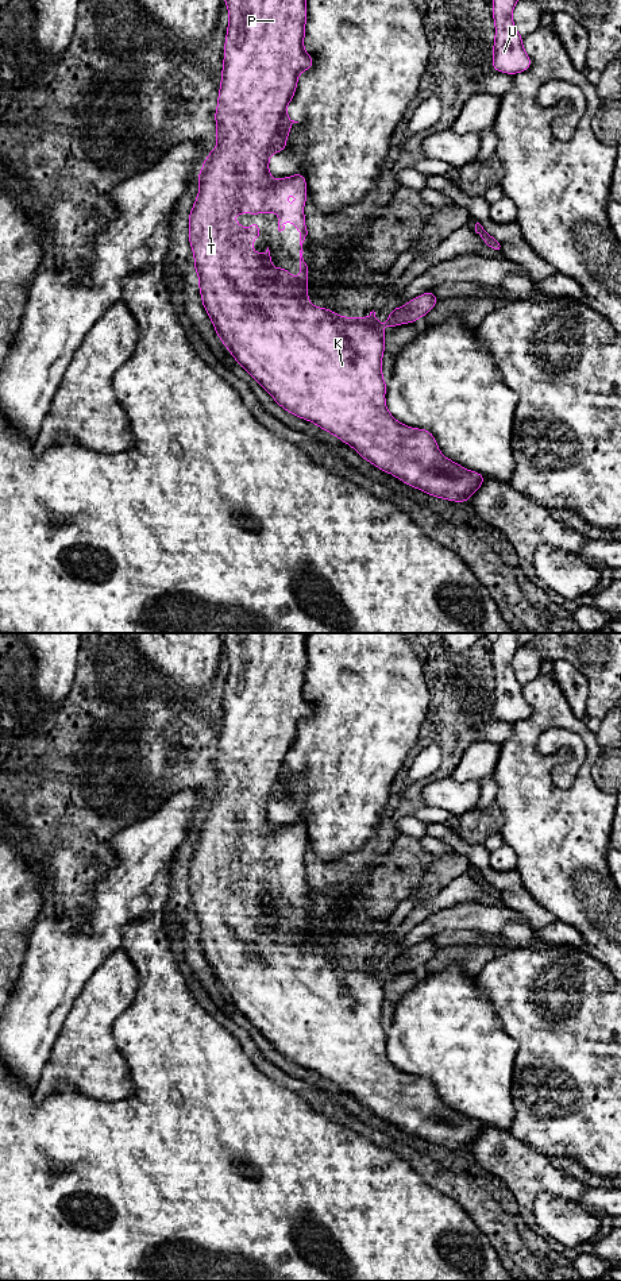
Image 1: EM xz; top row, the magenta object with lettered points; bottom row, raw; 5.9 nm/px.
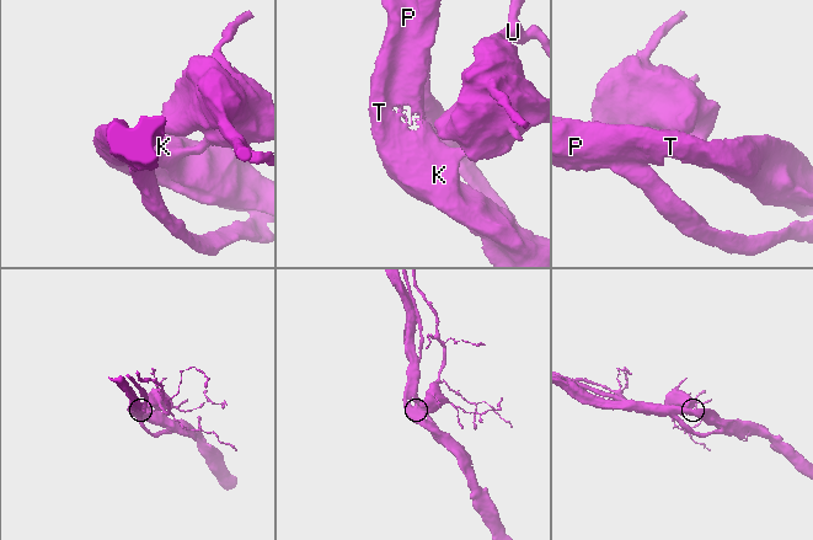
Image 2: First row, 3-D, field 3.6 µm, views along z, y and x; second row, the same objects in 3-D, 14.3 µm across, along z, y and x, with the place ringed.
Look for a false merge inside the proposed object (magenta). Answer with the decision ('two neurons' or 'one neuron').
one neuron

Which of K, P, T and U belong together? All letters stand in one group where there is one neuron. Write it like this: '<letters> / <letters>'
K P T U

